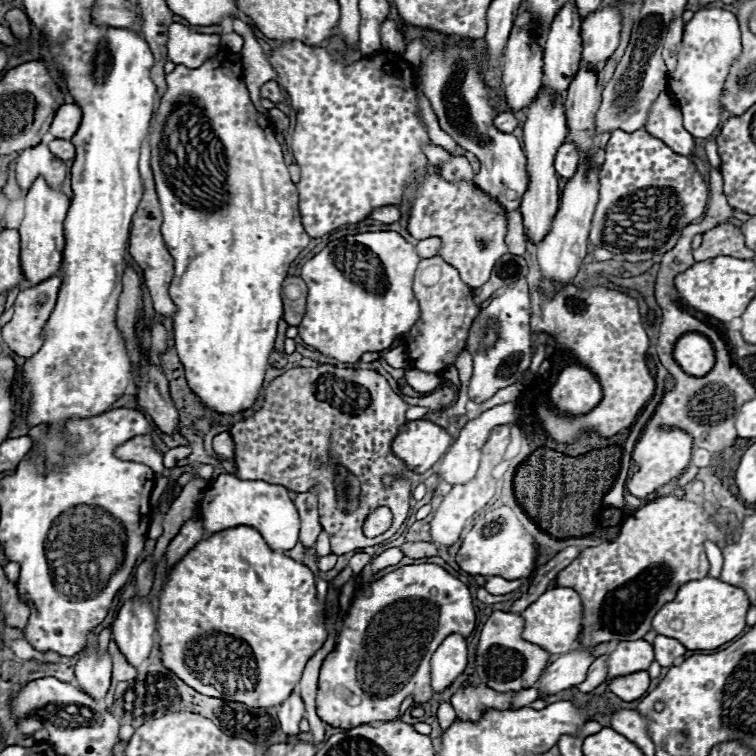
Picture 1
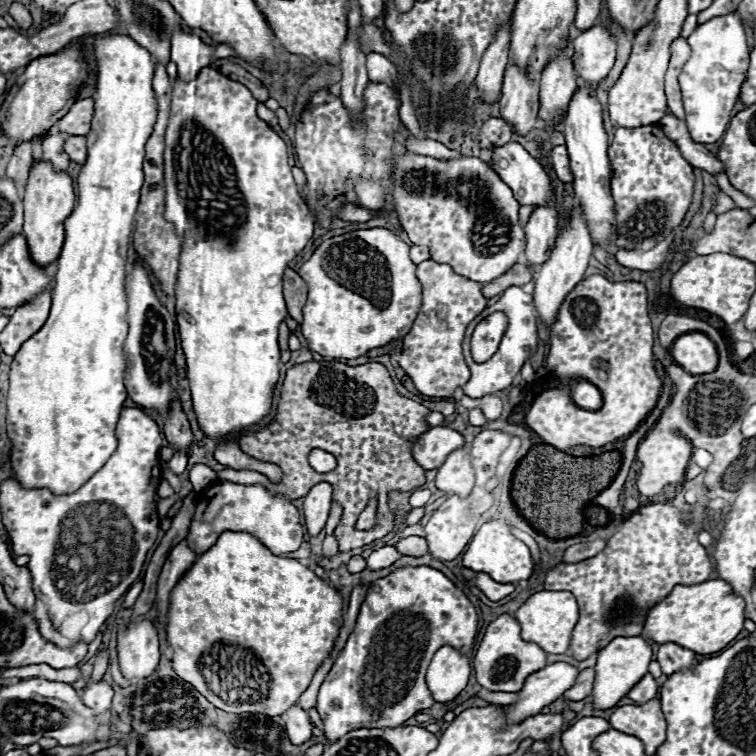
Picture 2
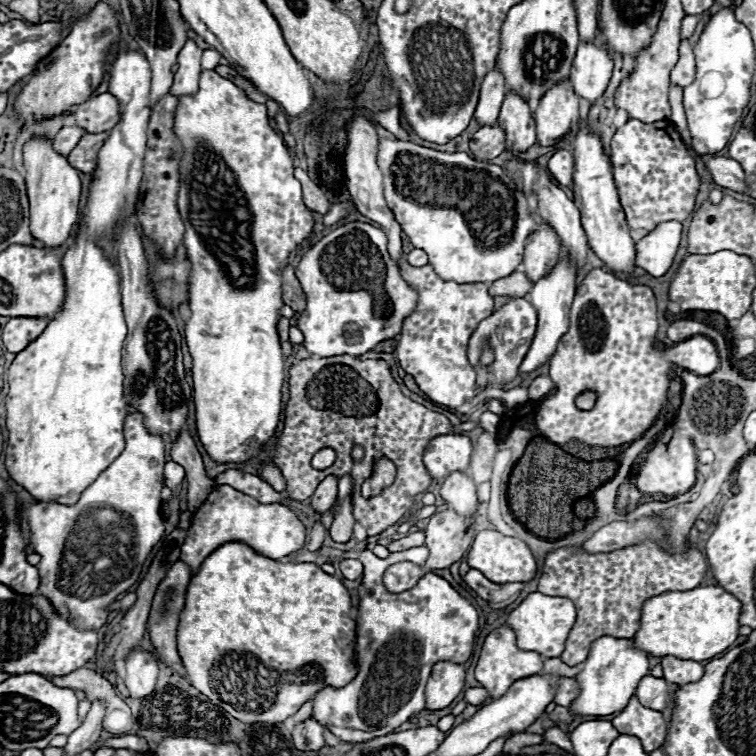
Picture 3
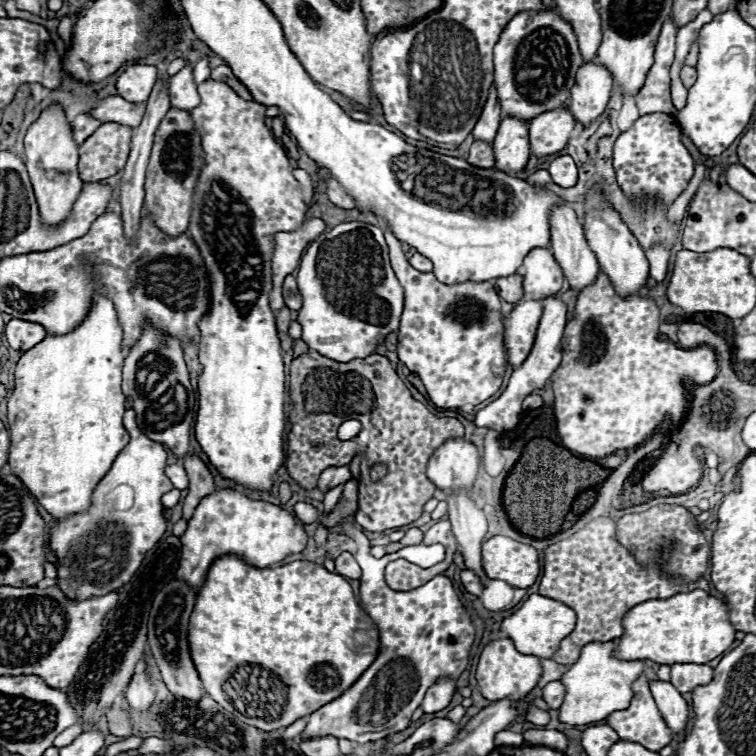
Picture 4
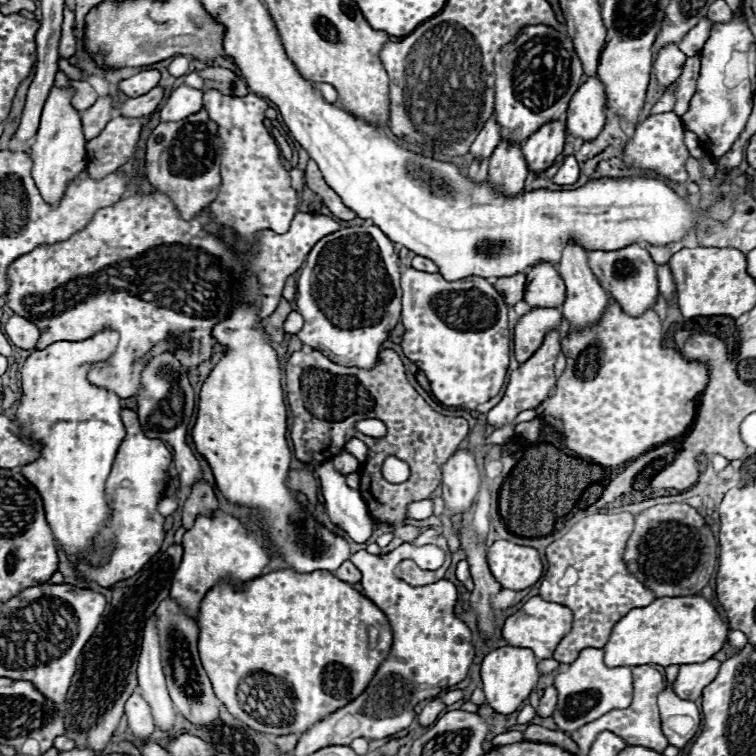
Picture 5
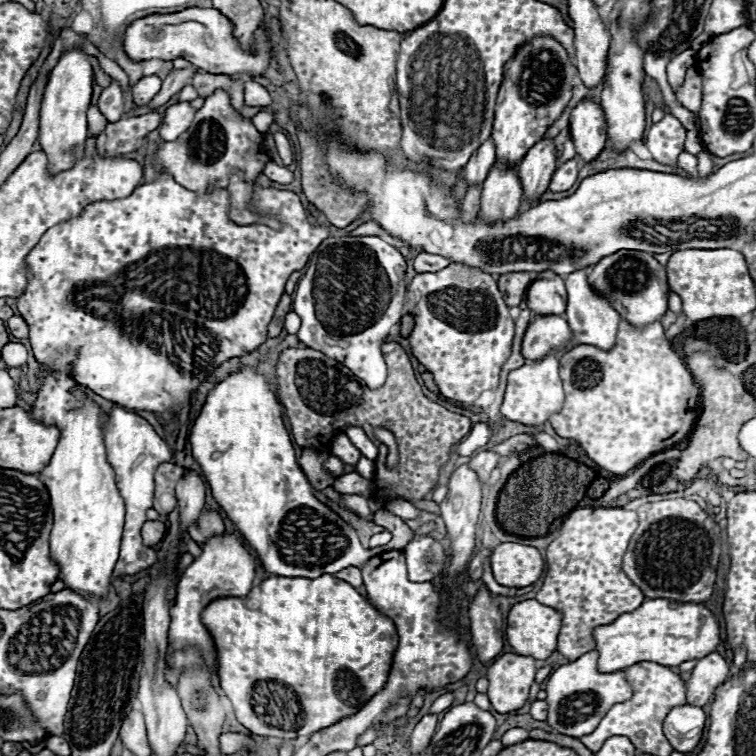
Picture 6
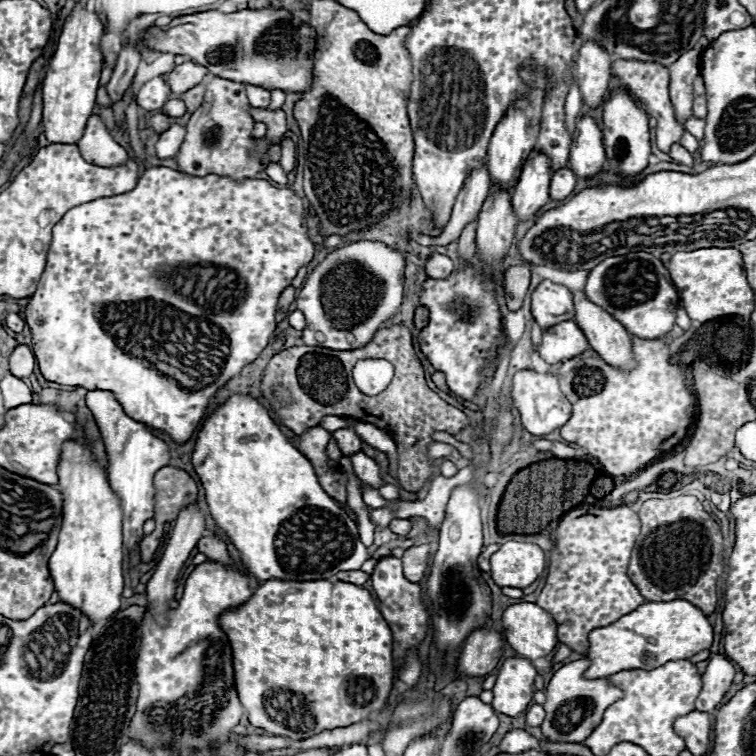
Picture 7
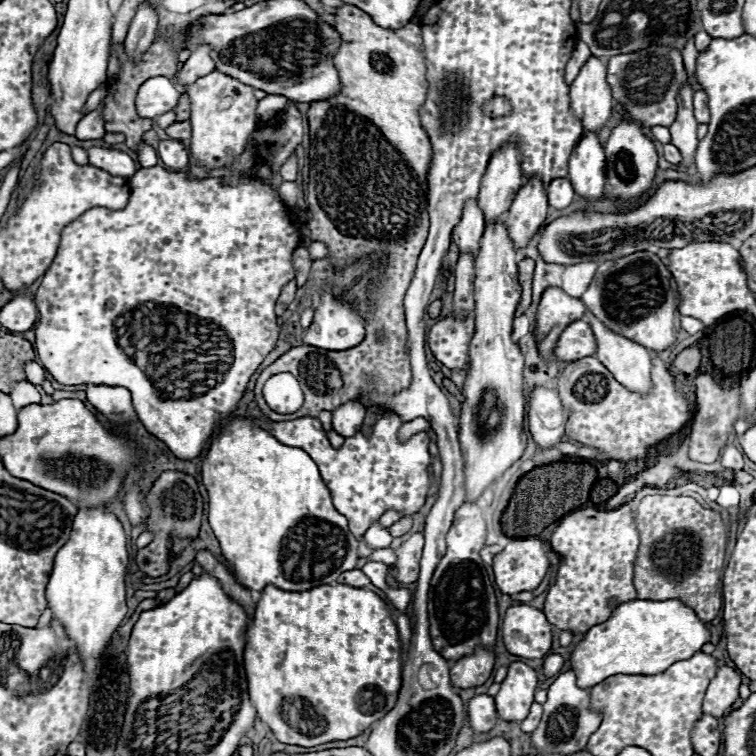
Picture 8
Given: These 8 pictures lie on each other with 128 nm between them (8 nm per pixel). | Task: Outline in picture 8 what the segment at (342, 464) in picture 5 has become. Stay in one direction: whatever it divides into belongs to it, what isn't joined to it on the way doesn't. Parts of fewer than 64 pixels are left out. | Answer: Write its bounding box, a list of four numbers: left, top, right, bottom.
[332,400,366,438]

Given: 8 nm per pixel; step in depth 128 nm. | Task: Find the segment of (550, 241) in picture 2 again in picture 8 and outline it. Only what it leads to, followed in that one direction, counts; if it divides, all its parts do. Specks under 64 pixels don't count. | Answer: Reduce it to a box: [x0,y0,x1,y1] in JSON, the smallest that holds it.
[536,288,586,362]

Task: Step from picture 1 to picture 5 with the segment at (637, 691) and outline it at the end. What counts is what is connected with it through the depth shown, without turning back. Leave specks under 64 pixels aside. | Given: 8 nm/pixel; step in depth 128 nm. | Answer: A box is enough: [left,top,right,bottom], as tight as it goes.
[658,688,700,748]

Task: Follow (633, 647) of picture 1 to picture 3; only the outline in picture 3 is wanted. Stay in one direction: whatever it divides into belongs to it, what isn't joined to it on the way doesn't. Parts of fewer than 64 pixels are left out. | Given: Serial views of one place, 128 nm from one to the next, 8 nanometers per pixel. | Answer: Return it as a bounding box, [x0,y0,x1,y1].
[570,636,650,716]

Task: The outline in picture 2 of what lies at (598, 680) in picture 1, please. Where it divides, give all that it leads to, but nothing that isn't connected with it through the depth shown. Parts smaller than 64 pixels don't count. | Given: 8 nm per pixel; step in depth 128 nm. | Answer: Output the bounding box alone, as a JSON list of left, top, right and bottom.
[564,668,594,702]

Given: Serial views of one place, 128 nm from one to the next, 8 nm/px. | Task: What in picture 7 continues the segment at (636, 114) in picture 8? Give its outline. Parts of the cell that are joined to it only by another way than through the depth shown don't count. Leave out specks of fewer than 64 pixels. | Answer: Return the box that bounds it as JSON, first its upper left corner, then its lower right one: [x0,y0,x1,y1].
[612,60,684,152]

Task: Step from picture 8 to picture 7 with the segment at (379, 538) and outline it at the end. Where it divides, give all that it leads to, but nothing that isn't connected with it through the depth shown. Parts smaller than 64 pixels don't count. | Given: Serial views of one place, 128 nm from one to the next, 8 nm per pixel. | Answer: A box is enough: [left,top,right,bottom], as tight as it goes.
[372,508,392,532]

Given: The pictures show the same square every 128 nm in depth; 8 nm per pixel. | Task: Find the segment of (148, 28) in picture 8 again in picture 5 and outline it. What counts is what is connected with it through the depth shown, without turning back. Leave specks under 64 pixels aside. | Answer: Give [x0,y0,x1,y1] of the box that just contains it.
[82,96,112,140]

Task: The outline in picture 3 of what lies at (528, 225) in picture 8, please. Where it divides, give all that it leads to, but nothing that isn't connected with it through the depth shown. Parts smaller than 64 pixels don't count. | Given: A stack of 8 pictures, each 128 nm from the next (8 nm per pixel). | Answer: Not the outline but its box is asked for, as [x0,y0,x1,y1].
[534,80,580,146]

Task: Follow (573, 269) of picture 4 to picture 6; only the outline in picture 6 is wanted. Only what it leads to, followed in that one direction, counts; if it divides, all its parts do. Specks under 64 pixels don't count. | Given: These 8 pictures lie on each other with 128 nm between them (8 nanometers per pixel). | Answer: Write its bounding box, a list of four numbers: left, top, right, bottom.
[564,270,620,350]

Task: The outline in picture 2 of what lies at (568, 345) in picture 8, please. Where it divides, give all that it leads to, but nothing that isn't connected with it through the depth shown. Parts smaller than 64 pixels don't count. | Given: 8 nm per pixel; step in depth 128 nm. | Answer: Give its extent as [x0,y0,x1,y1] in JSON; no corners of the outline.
[462,288,538,398]

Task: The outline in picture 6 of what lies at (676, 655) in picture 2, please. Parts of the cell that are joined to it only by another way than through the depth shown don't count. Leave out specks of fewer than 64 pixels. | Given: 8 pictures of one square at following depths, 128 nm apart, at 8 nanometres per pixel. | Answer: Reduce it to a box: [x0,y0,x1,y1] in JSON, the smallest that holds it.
[686,652,730,706]

